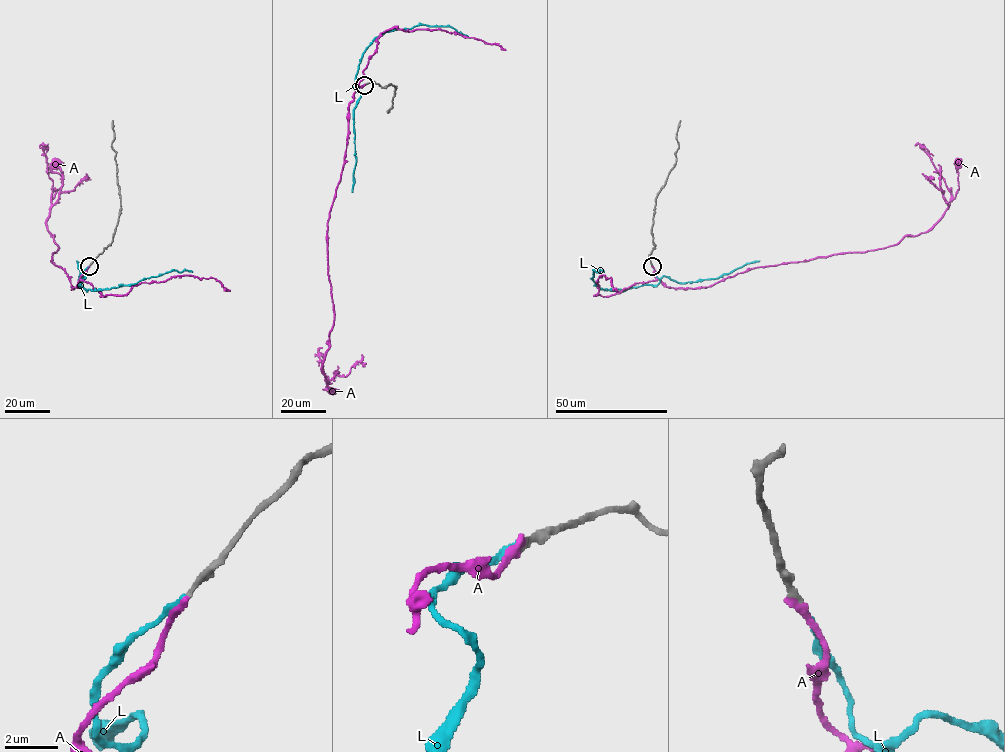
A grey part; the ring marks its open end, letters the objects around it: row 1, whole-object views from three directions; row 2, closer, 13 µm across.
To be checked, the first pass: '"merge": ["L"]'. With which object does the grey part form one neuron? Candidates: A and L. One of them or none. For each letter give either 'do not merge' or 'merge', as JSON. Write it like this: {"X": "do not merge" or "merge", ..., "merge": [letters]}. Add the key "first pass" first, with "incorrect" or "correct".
{"first pass": "incorrect", "A": "merge", "L": "do not merge", "merge": ["A"]}

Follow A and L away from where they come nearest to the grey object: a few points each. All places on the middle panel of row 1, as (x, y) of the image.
A: (365, 85), (349, 103), (344, 165), (327, 221), (334, 311), (322, 372), (338, 390), (331, 391)
L: (365, 84), (358, 92), (356, 89), (362, 53), (387, 31), (422, 24), (451, 26), (468, 36)

